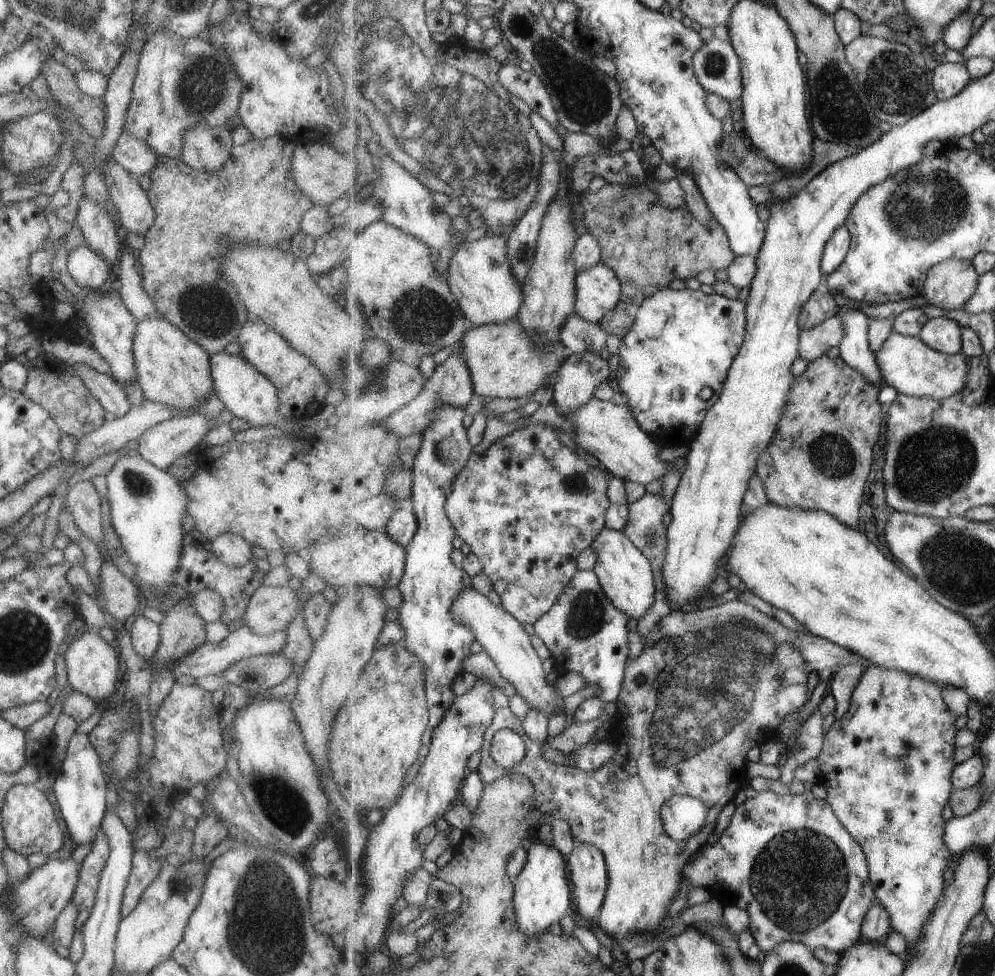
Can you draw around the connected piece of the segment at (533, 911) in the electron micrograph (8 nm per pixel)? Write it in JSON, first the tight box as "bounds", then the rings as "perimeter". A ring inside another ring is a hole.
{"bounds":[514,836,574,936],"perimeter":[[[535,836],[531,841],[525,868],[514,879],[514,904],[519,928],[527,936],[539,936],[551,924],[558,923],[563,916],[572,912],[574,900],[566,858],[552,844],[549,845]]]}

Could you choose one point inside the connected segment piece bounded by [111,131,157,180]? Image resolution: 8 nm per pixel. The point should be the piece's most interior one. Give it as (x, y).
(133, 155)

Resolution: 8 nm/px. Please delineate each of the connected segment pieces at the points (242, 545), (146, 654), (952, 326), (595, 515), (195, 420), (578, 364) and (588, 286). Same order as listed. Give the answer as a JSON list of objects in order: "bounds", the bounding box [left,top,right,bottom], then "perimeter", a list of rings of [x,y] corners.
[{"bounds":[210,534,251,568],"perimeter":[[[220,534],[210,541],[215,558],[229,568],[240,567],[251,560],[250,544],[237,534]]]},{"bounds":[126,613,160,660],"perimeter":[[[137,613],[126,625],[133,650],[144,660],[149,660],[157,650],[160,630],[158,624]]]},{"bounds":[919,317,964,355],"perimeter":[[[933,317],[923,327],[919,337],[936,351],[954,355],[963,350],[963,331],[964,327],[955,319]]]},{"bounds":[446,423,612,625],"perimeter":[[[534,423],[521,427],[486,451],[474,452],[446,502],[457,536],[481,558],[483,573],[490,578],[503,608],[523,624],[534,625],[555,606],[578,572],[578,557],[606,527],[606,514],[612,505],[607,494],[609,478],[601,465],[593,467],[579,458],[579,451],[554,426]]]},{"bounds":[136,409,233,470],"perimeter":[[[227,409],[223,410],[223,412],[219,412],[219,416],[215,416],[213,420],[207,420],[207,417],[203,416],[201,413],[171,416],[171,418],[163,420],[163,422],[159,422],[146,428],[145,432],[136,439],[138,444],[136,451],[143,460],[164,470],[169,468],[175,460],[179,460],[179,458],[190,454],[196,449],[201,438],[203,438],[205,433],[210,430],[209,426],[211,426],[213,422],[219,422],[219,425],[221,425],[231,422],[233,417],[233,414]]]},{"bounds":[552,354,611,418],"perimeter":[[[571,354],[558,370],[552,384],[552,404],[557,413],[565,418],[575,414],[595,396],[599,384],[605,382],[609,374],[611,368],[609,370],[607,360],[603,360],[599,354]]]},{"bounds":[575,261,622,323],"perimeter":[[[601,261],[589,270],[578,272],[575,314],[599,323],[622,300],[622,282],[618,274]]]}]

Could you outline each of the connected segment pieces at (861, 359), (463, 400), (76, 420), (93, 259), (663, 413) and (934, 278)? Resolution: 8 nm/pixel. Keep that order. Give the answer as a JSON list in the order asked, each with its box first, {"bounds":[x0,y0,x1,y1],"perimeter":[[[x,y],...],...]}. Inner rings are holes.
[{"bounds":[838,308,883,386],"perimeter":[[[840,308],[838,315],[845,323],[845,336],[839,346],[839,356],[875,386],[881,386],[883,375],[869,342],[870,318],[858,309],[851,308]]]},{"bounds":[379,346,475,437],"perimeter":[[[455,346],[453,352],[441,364],[435,366],[434,372],[425,383],[425,388],[423,388],[421,394],[413,402],[405,406],[405,408],[389,416],[385,422],[379,422],[379,426],[387,428],[389,432],[393,432],[393,434],[397,434],[400,437],[411,435],[422,436],[425,434],[427,426],[431,424],[431,414],[437,408],[443,408],[447,404],[457,406],[457,408],[465,408],[471,402],[471,398],[473,398],[475,393],[471,370],[469,370],[469,366],[467,366],[467,362],[463,358],[461,348]]]},{"bounds":[21,351,107,439],"perimeter":[[[41,351],[37,358],[27,359],[26,383],[21,391],[25,398],[39,404],[56,422],[60,431],[80,439],[85,434],[99,428],[107,419],[99,401],[90,394],[89,389],[69,364]]]},{"bounds":[66,241,110,290],"perimeter":[[[85,241],[69,253],[66,260],[66,269],[69,276],[79,286],[88,290],[98,290],[110,274],[107,262],[99,254],[95,254],[85,244]]]},{"bounds":[618,287,747,449],"perimeter":[[[686,287],[682,290],[671,290],[671,288],[664,288],[659,290],[647,298],[645,302],[641,305],[638,310],[638,318],[635,319],[634,325],[631,327],[631,332],[626,334],[621,339],[621,348],[618,352],[621,361],[618,365],[618,384],[619,392],[626,396],[628,401],[626,405],[634,411],[634,417],[638,419],[638,423],[647,434],[654,437],[661,445],[671,445],[675,444],[684,445],[688,449],[689,445],[694,441],[698,430],[701,429],[703,421],[707,416],[710,408],[717,404],[721,394],[723,394],[723,389],[729,376],[731,365],[734,364],[735,358],[738,357],[739,351],[742,349],[743,343],[745,341],[745,336],[747,336],[747,303],[741,302],[738,299],[729,299],[727,296],[723,296],[717,292],[713,294],[705,294],[700,289],[693,290]],[[709,386],[713,390],[713,395],[709,400],[701,400],[699,398],[699,392],[703,388]]]},{"bounds":[923,260,979,312],"perimeter":[[[944,260],[927,274],[923,296],[929,305],[955,312],[975,296],[979,275],[971,260]]]}]

